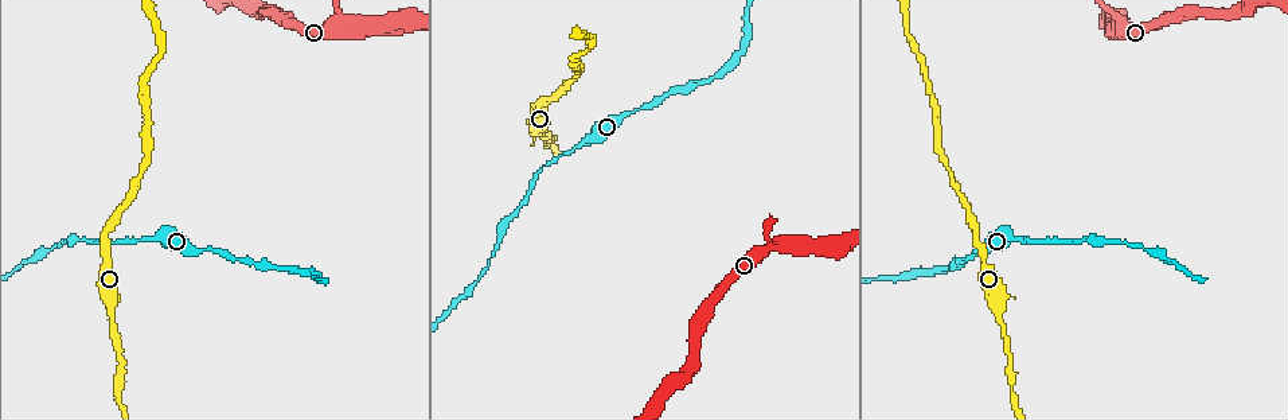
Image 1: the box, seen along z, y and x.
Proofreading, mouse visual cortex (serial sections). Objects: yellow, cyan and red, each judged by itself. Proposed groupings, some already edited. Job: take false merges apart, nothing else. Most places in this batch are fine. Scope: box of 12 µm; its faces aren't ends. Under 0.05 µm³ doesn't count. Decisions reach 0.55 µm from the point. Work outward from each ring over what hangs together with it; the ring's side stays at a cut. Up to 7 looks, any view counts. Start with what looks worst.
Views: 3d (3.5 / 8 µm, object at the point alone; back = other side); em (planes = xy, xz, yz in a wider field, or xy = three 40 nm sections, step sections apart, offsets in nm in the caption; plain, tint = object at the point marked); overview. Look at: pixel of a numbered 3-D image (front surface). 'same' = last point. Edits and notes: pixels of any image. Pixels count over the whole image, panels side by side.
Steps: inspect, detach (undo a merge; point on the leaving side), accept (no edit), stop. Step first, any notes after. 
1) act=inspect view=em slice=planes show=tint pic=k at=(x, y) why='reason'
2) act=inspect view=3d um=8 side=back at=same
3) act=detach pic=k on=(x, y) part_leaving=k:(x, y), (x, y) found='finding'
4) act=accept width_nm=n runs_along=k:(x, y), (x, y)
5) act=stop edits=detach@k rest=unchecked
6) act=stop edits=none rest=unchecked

act=inspect view=3d um=3.5 pic=1 at=(998, 316) why='thick turns thin'

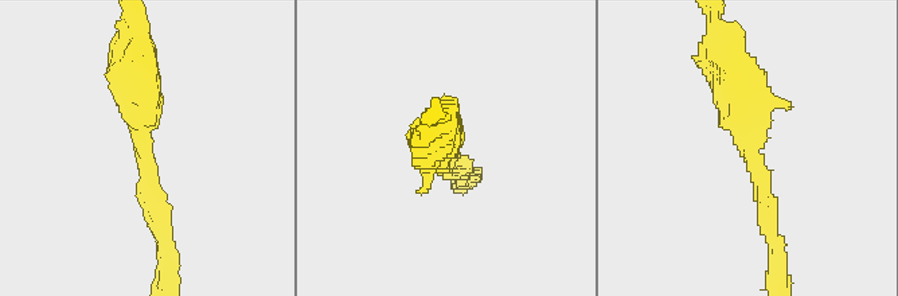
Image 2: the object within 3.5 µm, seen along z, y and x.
act=inspect view=em slice=xy step=5 show=tint pic=2 at=(143, 148) arm_widths_nm=200,450 why='need the tissue'

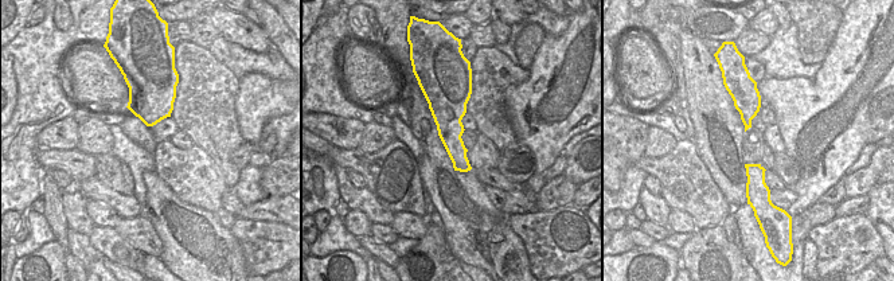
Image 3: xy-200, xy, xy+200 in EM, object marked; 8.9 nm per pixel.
act=accept runs_along=2:(725, 58), (745, 100), (769, 228) found='continuous, no second cell'

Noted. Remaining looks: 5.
act=inspect view=3d um=8 pic=1 at=(1114, 244) why='sudden change in width'

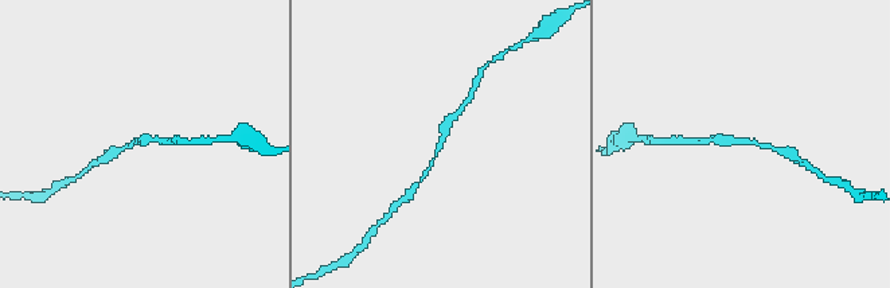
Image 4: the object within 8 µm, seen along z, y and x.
act=inspect view=em slice=planes show=tint pic=4 at=(438, 144) arm_widths_nm=150,200

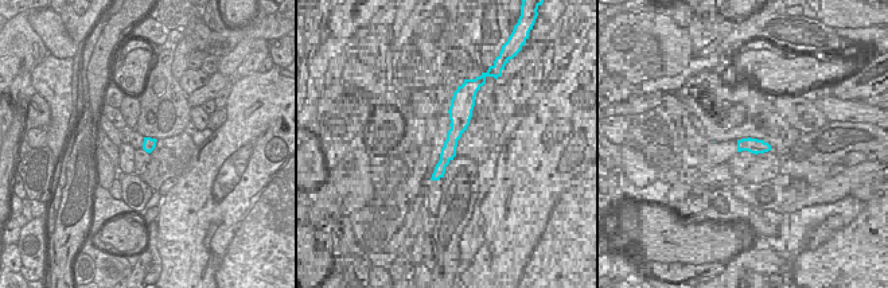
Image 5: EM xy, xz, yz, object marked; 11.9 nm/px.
act=accept found='one cell here'

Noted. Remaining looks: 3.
act=inspect view=3d um=3.5 pic=1 at=(284, 270) why='a narrow waist'

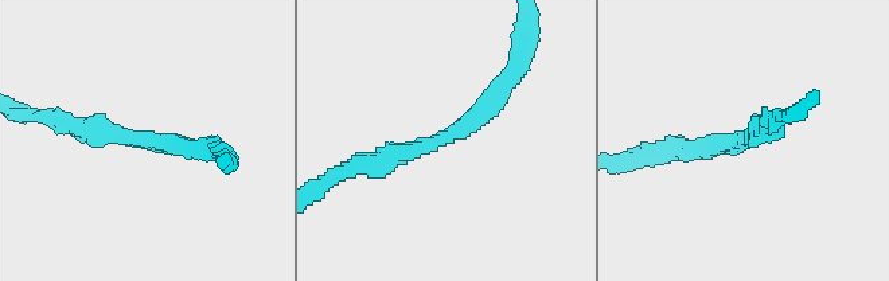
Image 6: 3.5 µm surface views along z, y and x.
act=inspect view=em slice=xy step=1 show=tint pic=6 at=(143, 141) arm_widths_nm=200,250 why='need the tissue'

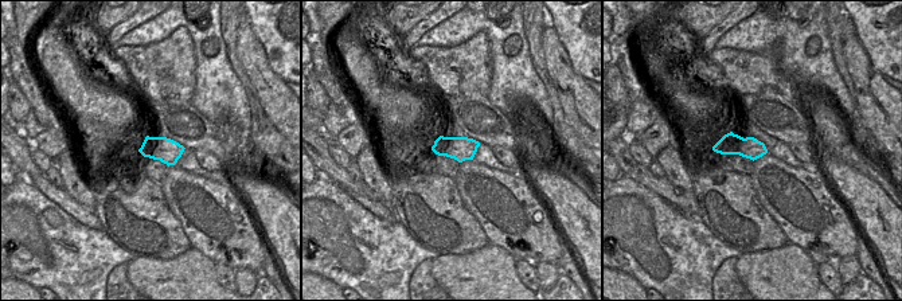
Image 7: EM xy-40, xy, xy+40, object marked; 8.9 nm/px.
act=accept runs_along=6:(365, 167), (455, 136), (513, 81) found='one cell here'

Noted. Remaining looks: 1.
act=stop edits=none rest=unchecked

